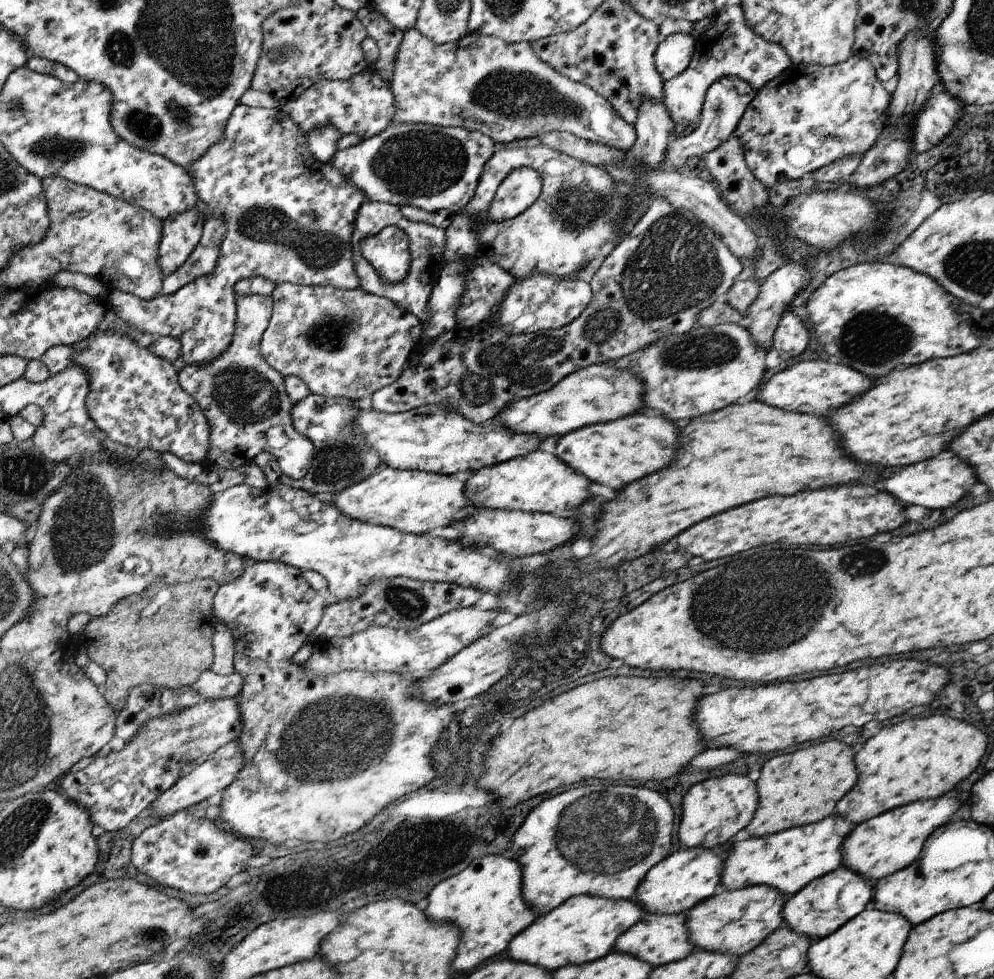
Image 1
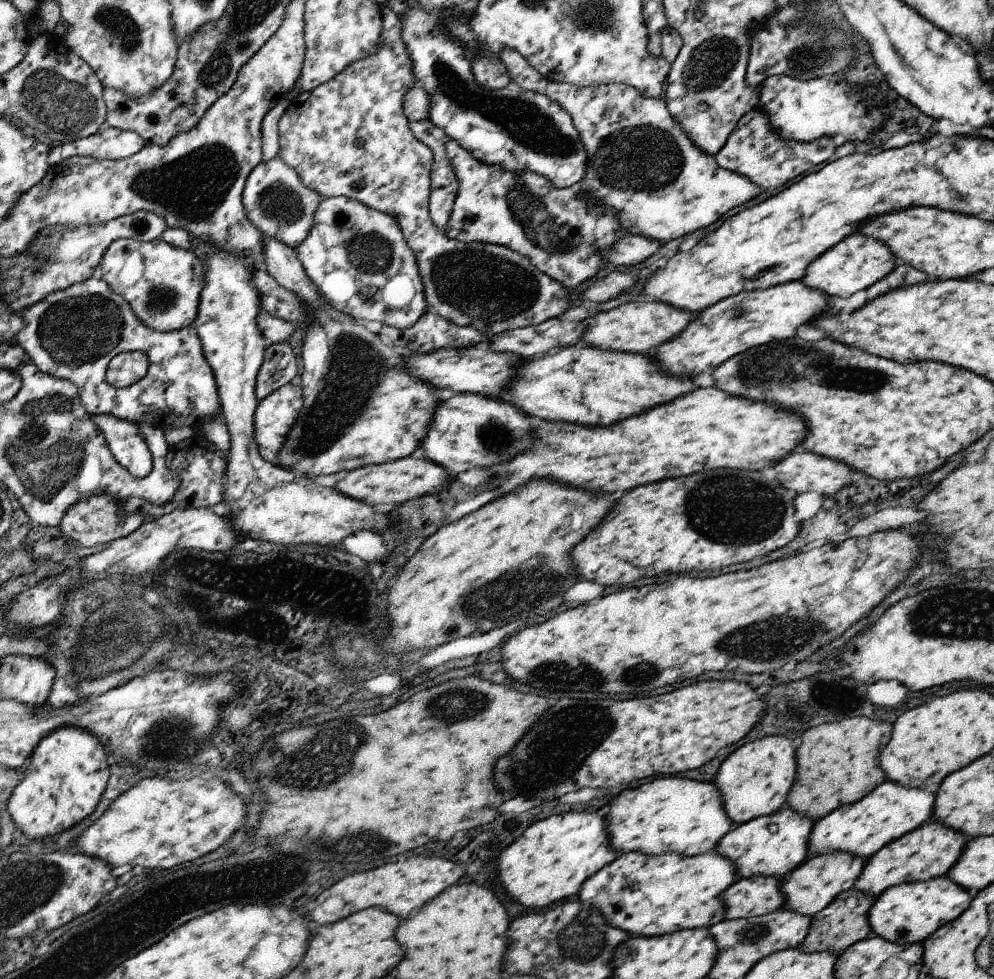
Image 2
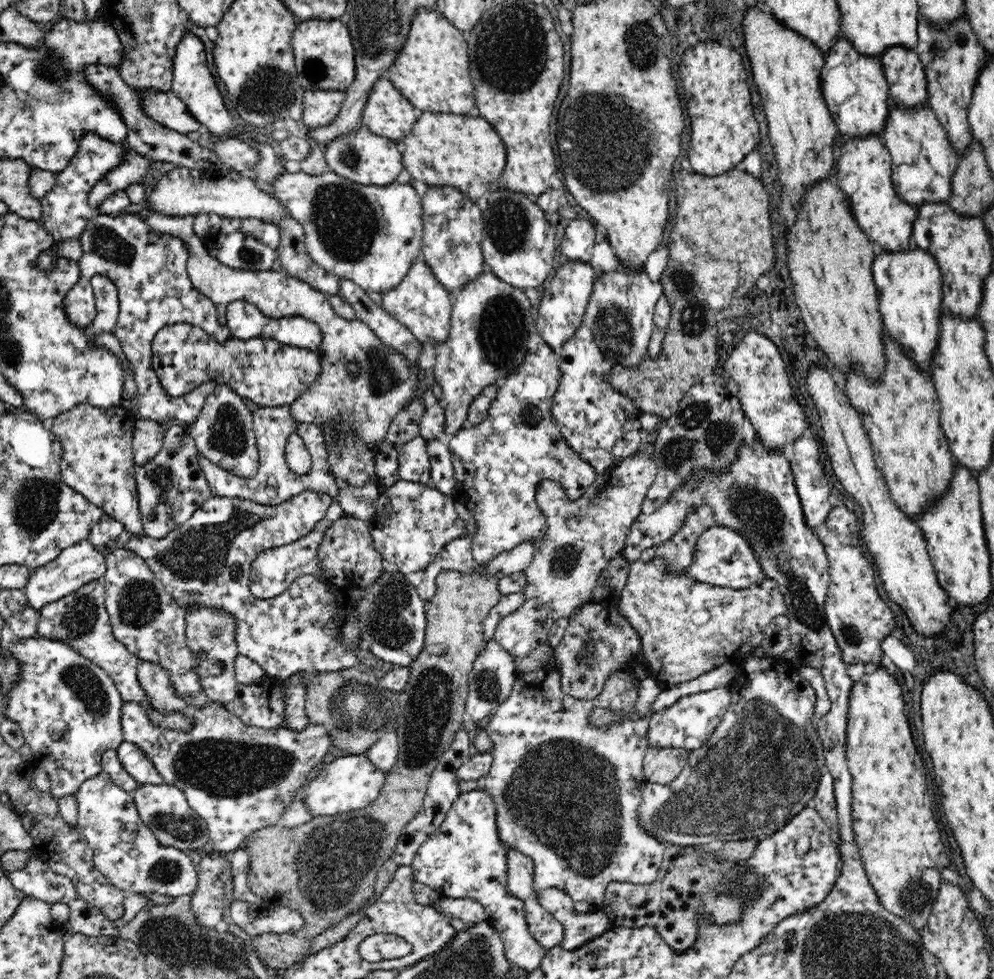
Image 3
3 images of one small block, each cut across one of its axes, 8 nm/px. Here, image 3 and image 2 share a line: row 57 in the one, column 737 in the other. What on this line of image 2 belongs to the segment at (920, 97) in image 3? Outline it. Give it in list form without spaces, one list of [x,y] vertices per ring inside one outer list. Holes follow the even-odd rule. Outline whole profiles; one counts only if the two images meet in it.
[[[737,878],[719,896],[719,900],[723,902],[723,912],[726,912],[723,920],[752,918],[781,909],[783,894],[779,892],[779,888],[781,881],[778,878]]]

